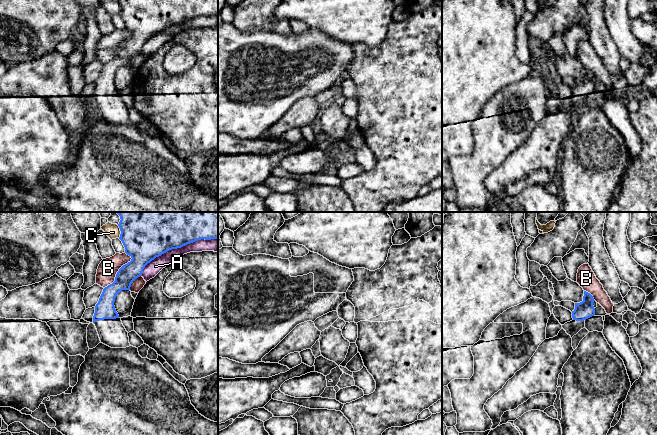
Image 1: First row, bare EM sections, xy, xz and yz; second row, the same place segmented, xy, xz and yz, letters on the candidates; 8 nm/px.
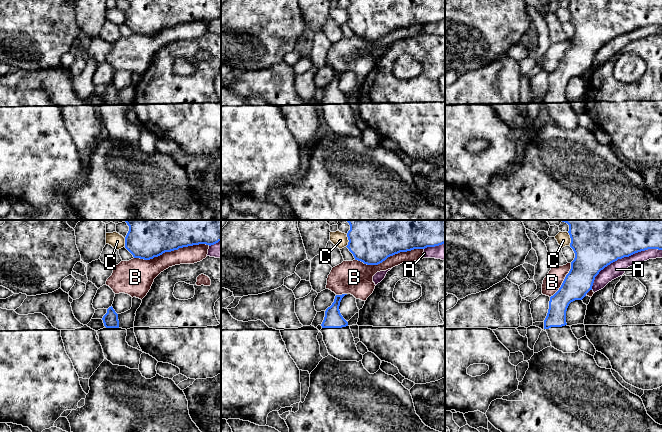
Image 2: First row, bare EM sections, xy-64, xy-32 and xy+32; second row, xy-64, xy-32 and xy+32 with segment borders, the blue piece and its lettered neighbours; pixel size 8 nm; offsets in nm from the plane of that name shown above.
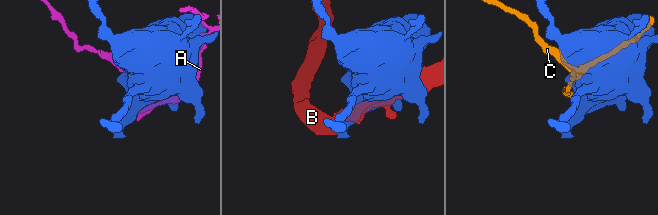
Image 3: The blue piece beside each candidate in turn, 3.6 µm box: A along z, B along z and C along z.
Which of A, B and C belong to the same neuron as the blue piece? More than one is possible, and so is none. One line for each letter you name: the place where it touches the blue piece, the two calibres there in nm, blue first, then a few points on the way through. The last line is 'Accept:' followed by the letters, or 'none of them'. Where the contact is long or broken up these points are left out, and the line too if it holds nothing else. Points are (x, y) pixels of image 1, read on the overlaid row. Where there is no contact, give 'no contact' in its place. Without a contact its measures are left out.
Accept: none of them

